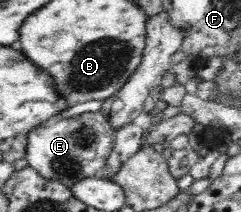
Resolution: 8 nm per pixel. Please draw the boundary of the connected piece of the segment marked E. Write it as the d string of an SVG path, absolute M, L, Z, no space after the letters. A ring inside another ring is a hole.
M84 112L74 118L55 120L30 130L25 156L27 164L44 178L72 187L84 178L96 177L96 173L103 169L115 143L115 131L102 112Z

